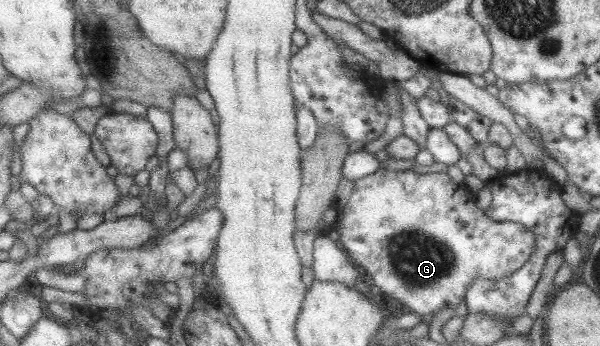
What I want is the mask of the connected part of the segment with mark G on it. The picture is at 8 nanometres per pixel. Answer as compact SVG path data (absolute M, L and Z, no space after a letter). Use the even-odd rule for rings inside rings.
M378 169L353 181L350 197L340 207L341 218L334 229L352 262L366 273L374 292L392 297L428 321L436 311L450 307L453 310L464 299L467 287L475 279L500 279L526 265L534 249L534 235L520 223L490 219L485 210L476 207L473 192L464 183L455 183L440 173L413 171L386 171Z

